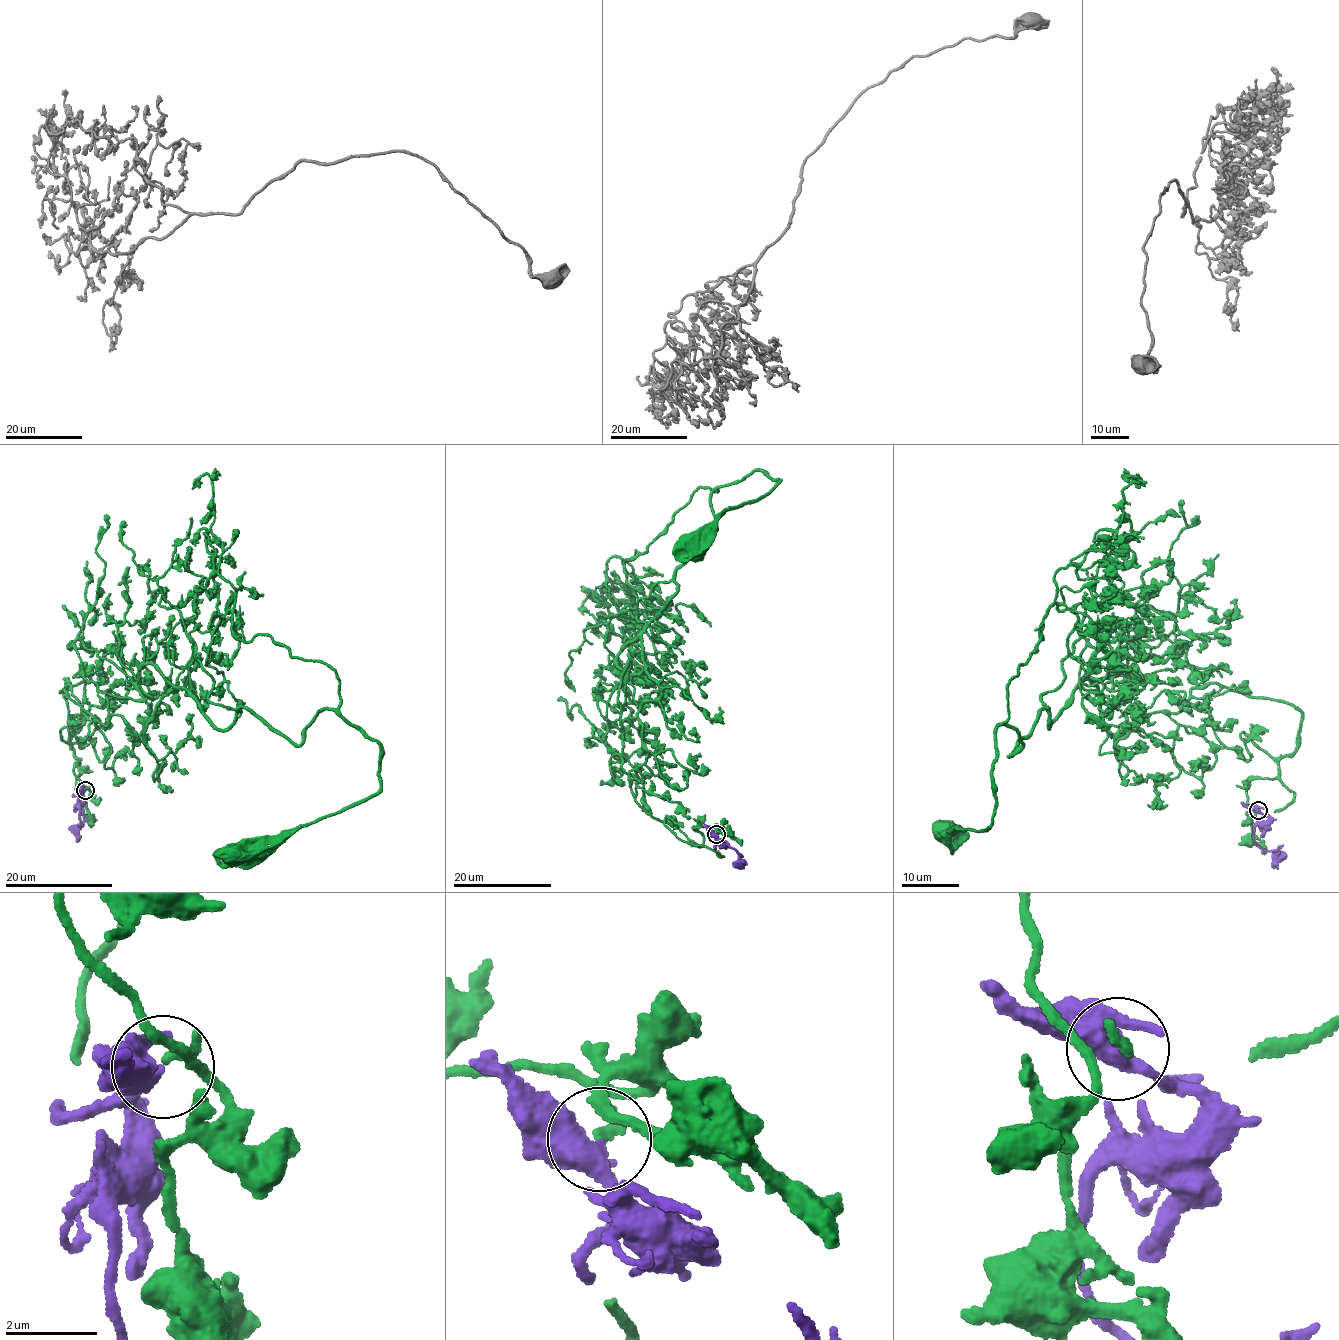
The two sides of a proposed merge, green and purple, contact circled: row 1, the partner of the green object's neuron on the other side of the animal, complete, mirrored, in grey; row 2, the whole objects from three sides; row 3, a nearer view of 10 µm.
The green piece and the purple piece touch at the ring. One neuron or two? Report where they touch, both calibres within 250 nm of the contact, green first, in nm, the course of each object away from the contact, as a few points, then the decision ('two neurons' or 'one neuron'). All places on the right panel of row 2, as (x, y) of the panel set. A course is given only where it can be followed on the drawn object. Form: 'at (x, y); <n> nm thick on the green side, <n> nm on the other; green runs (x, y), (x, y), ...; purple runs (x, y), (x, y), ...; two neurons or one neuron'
at (1258, 810); 200 nm thick on the green side, 380 nm on the other; green runs (1257, 810), (1302, 713), (1214, 683), (1111, 733), (1089, 680), (1010, 757), (998, 725), (990, 827), (949, 831); purple runs (1257, 810), (1268, 818), (1254, 829), (1254, 839), (1261, 848), (1276, 851), (1277, 864), (1272, 867); one neuron

